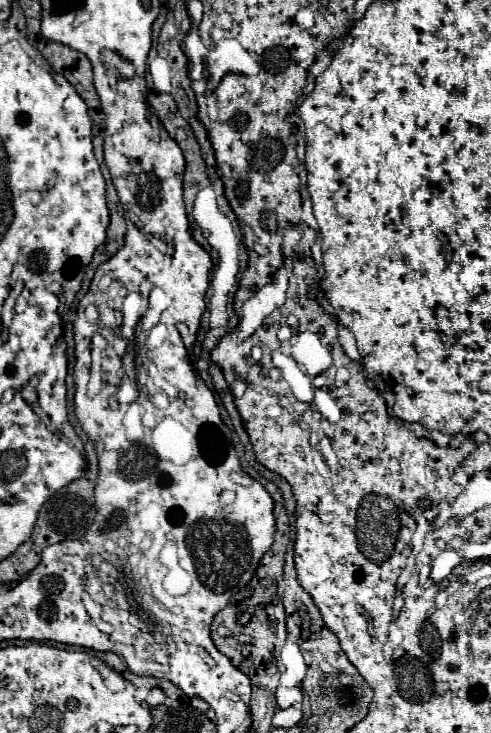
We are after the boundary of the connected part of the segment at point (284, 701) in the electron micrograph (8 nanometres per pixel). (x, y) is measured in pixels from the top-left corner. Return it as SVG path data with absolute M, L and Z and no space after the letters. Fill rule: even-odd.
M278 686L278 690L276 690L276 702L278 702L278 708L290 708L290 706L302 702L302 690L300 688Z

